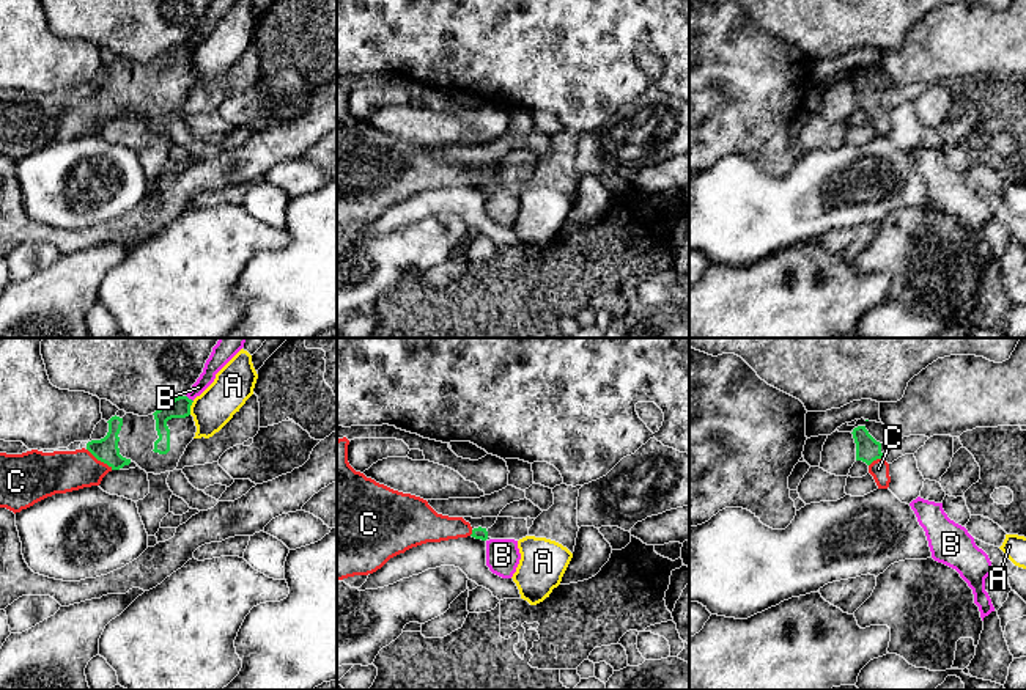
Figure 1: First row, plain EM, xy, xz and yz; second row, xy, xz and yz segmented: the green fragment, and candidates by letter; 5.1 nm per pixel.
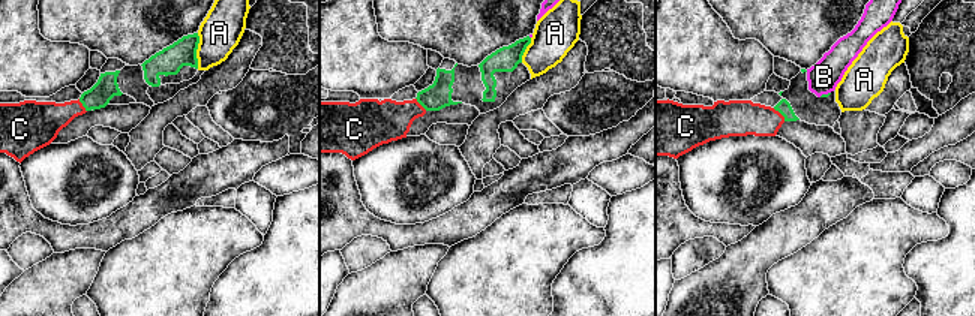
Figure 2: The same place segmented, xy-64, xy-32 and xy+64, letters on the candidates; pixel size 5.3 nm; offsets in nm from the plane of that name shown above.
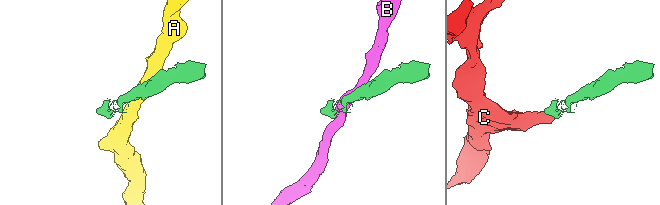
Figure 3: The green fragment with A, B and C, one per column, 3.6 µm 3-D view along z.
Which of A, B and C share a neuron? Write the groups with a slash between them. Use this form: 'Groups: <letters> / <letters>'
Groups: A / B / C

